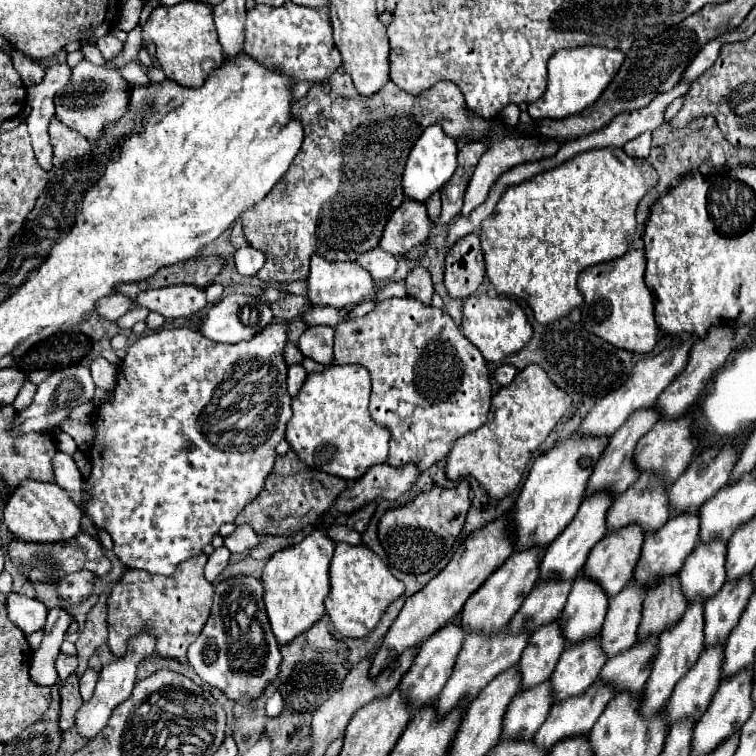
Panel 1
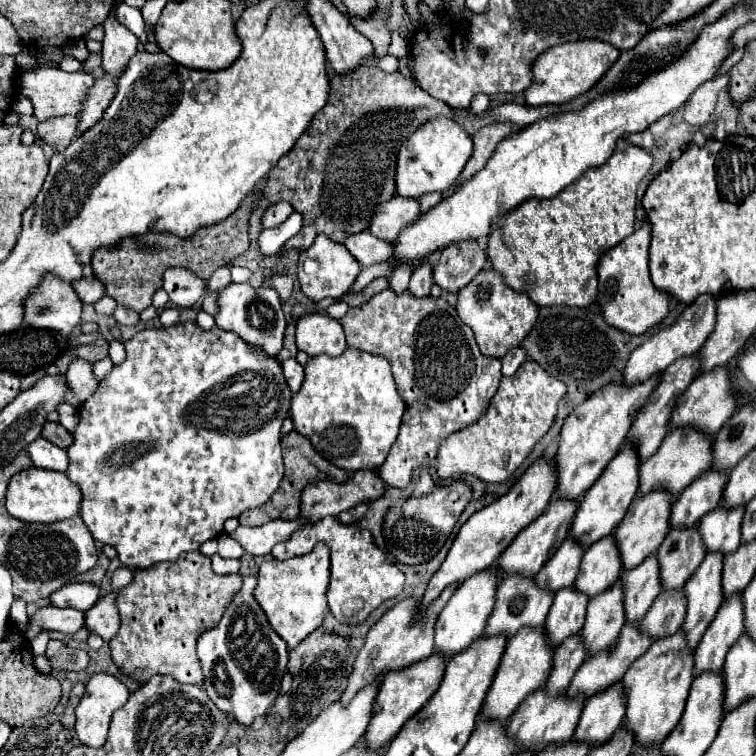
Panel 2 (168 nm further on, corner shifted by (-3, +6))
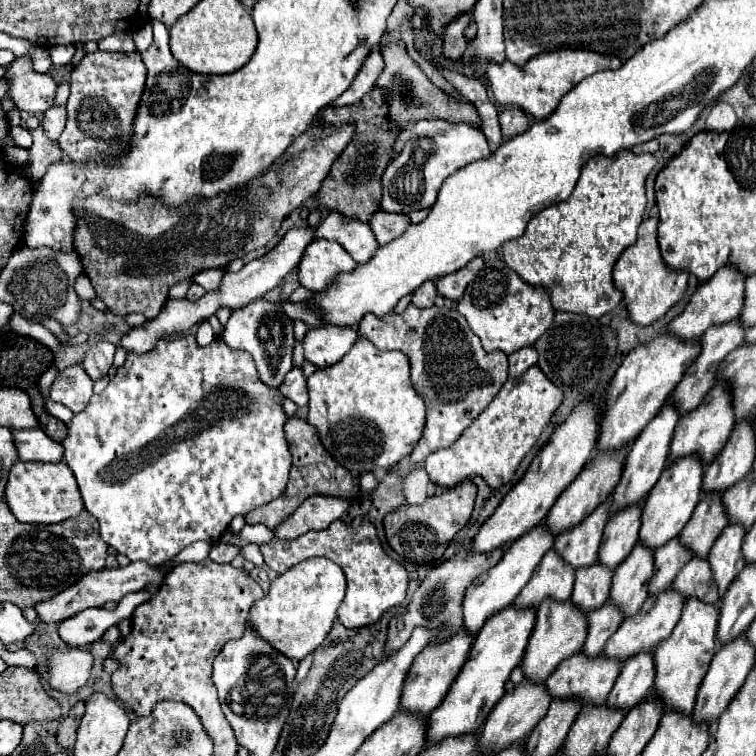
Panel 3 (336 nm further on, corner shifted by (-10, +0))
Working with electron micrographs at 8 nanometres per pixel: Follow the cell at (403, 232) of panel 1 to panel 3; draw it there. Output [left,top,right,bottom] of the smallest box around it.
[371,211,409,245]

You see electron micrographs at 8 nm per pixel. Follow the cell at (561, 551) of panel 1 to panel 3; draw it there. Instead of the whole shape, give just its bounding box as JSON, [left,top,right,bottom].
[611,401,679,513]

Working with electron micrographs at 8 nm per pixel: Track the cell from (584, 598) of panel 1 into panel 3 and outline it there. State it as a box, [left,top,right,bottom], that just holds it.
[599,503,643,569]

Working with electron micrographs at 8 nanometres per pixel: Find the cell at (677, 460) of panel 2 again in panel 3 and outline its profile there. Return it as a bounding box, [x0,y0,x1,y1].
[671,383,735,465]

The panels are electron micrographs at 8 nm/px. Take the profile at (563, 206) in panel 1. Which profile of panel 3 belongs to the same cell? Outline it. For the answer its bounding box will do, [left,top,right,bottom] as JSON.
[501,151,657,319]

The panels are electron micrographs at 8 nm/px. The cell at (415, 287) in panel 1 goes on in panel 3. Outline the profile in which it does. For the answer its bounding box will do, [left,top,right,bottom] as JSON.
[411,281,437,309]

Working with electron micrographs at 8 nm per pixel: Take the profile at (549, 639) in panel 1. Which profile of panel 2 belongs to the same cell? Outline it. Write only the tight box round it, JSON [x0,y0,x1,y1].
[544,587,588,647]

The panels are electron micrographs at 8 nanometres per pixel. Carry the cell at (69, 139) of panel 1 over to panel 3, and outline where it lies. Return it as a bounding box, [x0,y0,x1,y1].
[43,107,67,141]

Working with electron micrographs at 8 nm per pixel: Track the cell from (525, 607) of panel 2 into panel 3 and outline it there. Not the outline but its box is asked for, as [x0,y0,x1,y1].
[515,551,575,607]

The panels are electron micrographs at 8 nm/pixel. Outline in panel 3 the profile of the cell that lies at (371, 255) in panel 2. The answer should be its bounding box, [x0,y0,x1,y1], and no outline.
[315,211,379,263]

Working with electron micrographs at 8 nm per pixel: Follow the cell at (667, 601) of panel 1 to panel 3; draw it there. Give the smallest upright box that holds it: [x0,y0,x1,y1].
[679,499,727,557]

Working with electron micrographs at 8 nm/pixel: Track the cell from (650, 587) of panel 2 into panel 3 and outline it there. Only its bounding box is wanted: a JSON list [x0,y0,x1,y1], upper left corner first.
[649,537,691,593]

